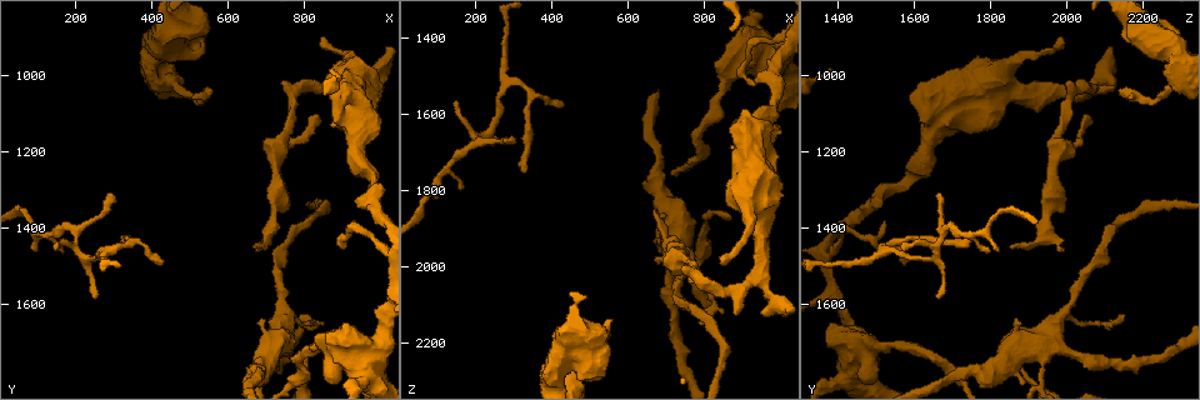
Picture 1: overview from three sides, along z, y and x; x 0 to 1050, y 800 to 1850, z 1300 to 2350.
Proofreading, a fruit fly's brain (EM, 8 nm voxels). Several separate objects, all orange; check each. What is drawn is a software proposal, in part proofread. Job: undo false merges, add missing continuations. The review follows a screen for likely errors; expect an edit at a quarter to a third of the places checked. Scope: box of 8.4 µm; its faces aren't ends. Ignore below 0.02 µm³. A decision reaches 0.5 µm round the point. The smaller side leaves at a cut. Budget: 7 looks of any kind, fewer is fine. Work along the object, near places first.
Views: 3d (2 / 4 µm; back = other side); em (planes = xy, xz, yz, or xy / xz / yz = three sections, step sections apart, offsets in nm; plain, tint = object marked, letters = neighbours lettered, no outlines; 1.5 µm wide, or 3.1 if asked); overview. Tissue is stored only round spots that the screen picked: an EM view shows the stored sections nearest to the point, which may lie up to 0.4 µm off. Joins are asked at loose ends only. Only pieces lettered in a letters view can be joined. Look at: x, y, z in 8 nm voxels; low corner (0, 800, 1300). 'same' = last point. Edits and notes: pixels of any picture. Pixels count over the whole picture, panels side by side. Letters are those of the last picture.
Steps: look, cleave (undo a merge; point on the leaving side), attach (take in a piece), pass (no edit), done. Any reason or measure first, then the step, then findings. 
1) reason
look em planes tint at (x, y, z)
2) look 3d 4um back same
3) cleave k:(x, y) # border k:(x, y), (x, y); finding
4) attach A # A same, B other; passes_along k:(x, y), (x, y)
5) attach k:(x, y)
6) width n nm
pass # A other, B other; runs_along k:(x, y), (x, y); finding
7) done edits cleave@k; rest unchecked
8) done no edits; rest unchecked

branch stops here
look em xy step 8 letters at (885, 1030, 2130)

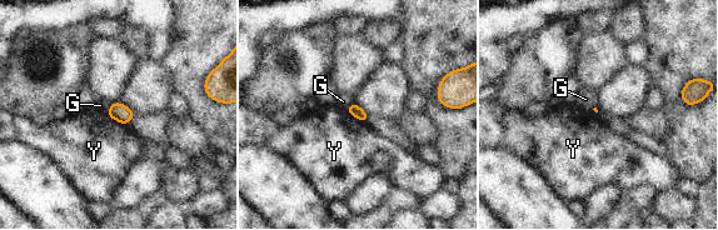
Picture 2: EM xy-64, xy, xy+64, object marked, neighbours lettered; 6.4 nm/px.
pass # G other, Y other; border 2:(110, 104), (106, 113); none of them fits

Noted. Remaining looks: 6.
branch stops here
look 3d 2um at (550, 1040, 2145)

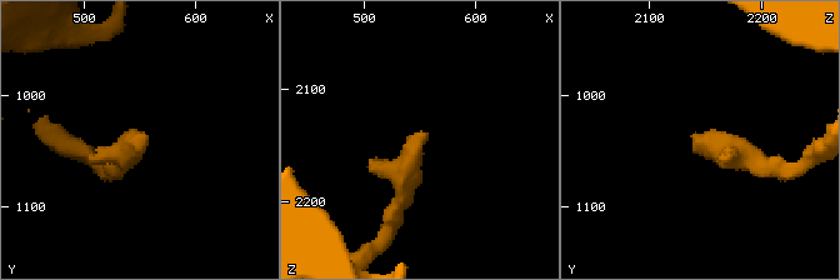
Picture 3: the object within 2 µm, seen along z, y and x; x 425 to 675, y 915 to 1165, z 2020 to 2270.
now the EM
look em planes tint at (554, 1038, 2136)

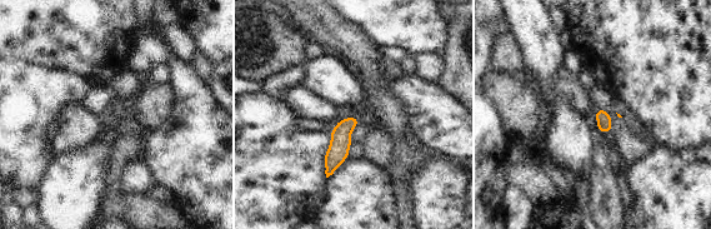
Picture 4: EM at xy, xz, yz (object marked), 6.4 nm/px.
look em planes letters same

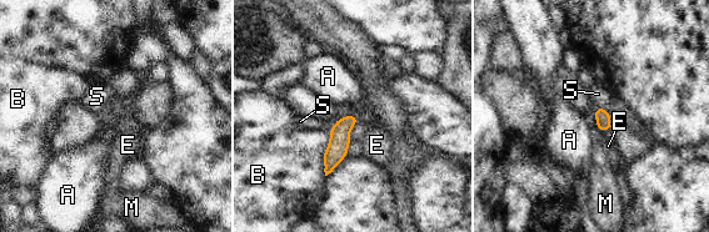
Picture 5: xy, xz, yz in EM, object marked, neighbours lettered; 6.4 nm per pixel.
pass # A other, B other, E other, M other, S other; no lettered piece goes on from it

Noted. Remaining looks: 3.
tapers out
look em xz step 4 tint at (435, 1485, 1585)

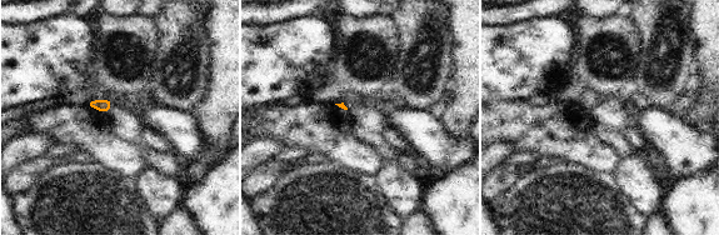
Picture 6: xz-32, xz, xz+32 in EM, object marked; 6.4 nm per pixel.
another direction
look em planes letters same

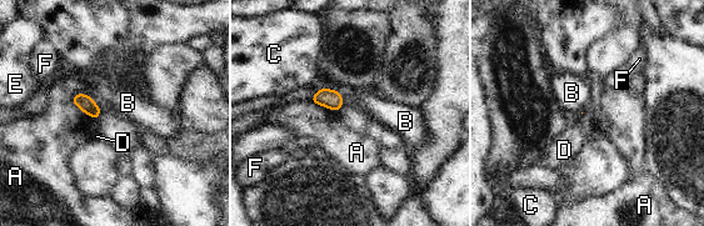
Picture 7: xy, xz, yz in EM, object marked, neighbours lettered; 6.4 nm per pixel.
longest_contact A 240 nm
pass # A other, B other, C other, D other, E other, F other; border 7:(90, 94), (99, 106); none of them fits

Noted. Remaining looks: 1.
done no edits; rest unchecked

